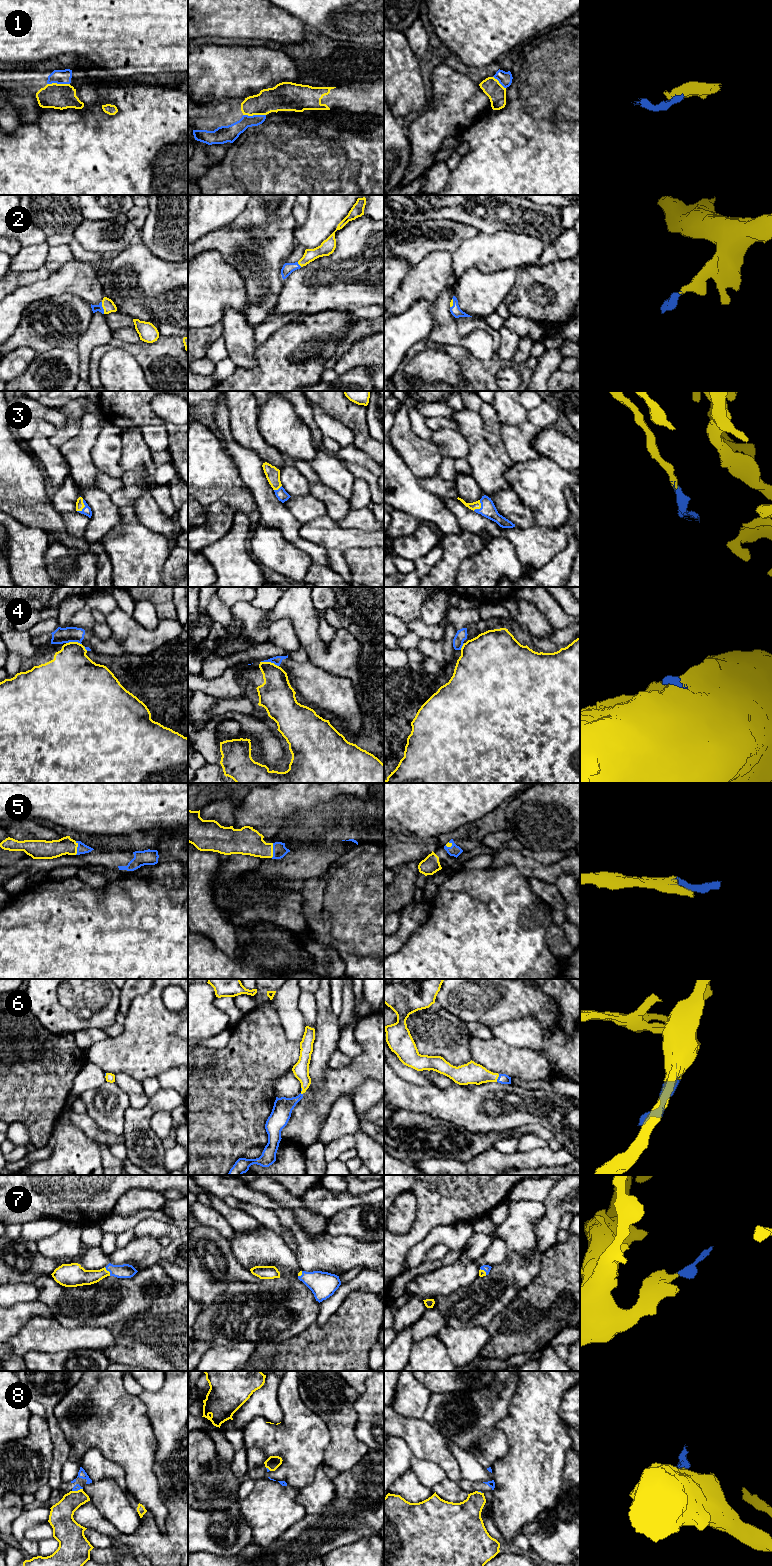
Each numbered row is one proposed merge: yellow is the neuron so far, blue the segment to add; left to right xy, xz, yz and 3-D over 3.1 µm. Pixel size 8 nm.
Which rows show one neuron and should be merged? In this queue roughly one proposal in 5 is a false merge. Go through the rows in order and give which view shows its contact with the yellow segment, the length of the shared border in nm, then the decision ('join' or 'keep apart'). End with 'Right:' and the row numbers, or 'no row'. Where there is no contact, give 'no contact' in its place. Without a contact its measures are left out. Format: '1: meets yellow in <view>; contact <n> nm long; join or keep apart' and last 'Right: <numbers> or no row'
1: meets yellow in xy; contact 180 nm long; join
2: meets yellow in xy; contact 100 nm long; join
3: meets yellow in xy; contact 120 nm long; join
4: meets yellow in xz; contact 150 nm long; keep apart
5: meets yellow in xy; contact 110 nm long; join
6: meets yellow in yz; contact 70 nm long; join
7: meets yellow in xy; contact 90 nm long; join
8: meets yellow in xy; contact 90 nm long; keep apart
Right: 1, 2, 3, 5, 6, 7

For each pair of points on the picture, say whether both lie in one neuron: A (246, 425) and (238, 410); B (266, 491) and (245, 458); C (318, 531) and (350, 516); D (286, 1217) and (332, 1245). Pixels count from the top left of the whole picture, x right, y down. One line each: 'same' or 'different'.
A: same
B: same
C: different
D: same

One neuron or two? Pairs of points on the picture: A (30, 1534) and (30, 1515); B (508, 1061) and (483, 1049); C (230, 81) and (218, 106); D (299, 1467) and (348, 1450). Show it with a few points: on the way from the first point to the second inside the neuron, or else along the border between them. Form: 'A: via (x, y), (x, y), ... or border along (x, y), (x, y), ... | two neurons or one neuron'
A: border along (47, 1520), (29, 1527), (25, 1531), (24, 1537) | two neurons
B: via (502, 1058), (489, 1053) | one neuron
C: border along (230, 103), (226, 101), (208, 101), (199, 104) | two neurons
D: border along (330, 1436), (322, 1464) | two neurons

